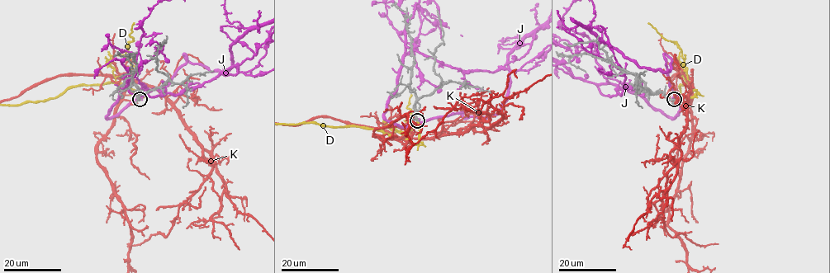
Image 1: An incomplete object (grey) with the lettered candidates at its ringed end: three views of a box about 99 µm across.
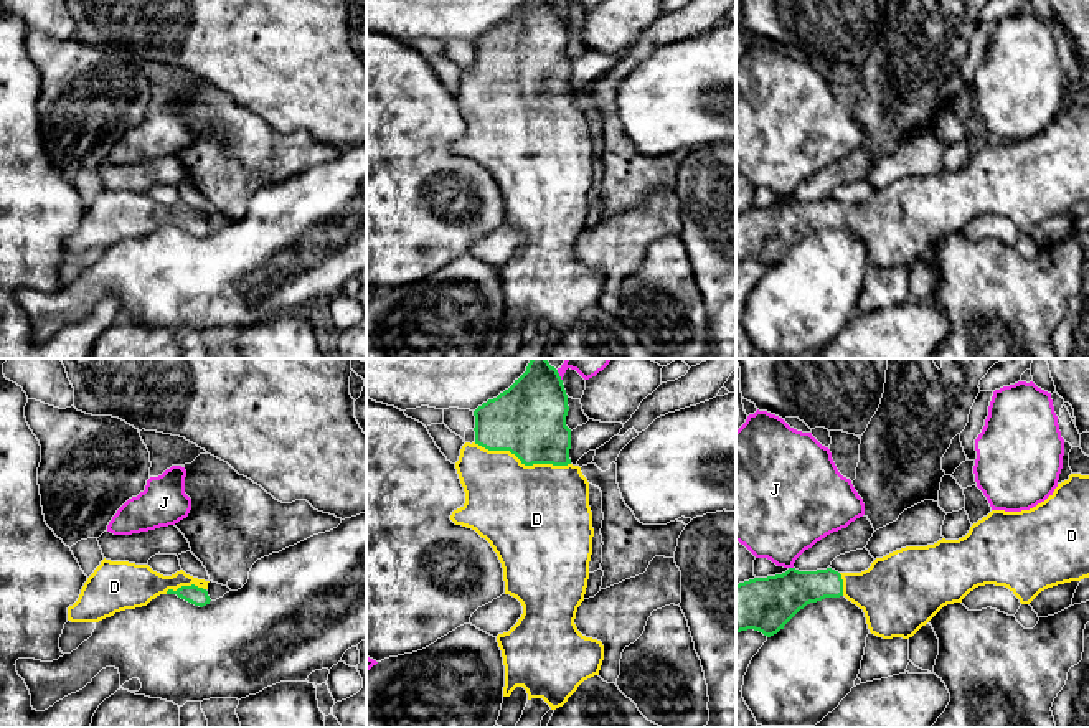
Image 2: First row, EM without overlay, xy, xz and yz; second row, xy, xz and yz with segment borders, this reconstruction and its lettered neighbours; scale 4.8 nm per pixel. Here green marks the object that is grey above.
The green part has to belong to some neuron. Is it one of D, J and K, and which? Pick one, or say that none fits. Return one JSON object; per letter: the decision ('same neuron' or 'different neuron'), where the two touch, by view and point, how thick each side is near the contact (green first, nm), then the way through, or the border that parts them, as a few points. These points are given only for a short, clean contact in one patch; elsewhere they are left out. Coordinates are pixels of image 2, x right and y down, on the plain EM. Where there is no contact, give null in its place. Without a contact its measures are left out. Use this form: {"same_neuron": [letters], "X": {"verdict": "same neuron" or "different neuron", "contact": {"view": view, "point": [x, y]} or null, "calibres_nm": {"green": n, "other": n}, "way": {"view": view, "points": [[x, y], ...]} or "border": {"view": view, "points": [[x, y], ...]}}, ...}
{"same_neuron": ["D"], "D": {"verdict": "same neuron", "contact": {"view": "xz", "point": [522, 91]}, "calibres_nm": {"green": 360, "other": 460}}, "J": {"verdict": "different neuron", "contact": {"view": "yz", "point": [791, 198]}, "calibres_nm": {"green": 260, "other": 400}, "border": {"view": "yz", "points": [[789, 197], [792, 198]]}}, "K": {"verdict": "different neuron", "contact": null}}

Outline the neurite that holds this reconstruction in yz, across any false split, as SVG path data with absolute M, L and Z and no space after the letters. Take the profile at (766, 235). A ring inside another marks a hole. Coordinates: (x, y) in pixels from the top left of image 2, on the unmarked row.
M1071 104L1030 140L992 140L959 170L942 168L934 175L896 180L861 203L789 198L782 205L739 213L736 262L754 259L771 267L807 234L845 226L865 243L871 264L909 269L944 236L962 233L978 216L1005 216L1021 234L1030 234L1048 218L1084 208L1089 208L1089 106Z

